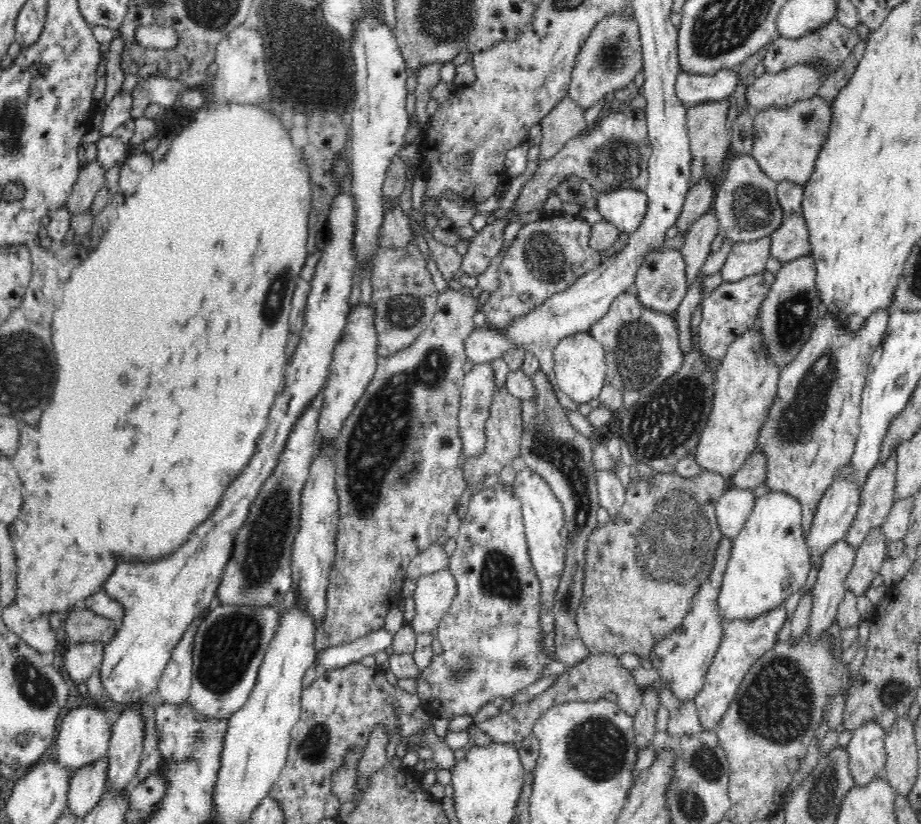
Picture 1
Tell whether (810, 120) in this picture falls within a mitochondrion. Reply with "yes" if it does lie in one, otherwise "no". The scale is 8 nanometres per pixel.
yes

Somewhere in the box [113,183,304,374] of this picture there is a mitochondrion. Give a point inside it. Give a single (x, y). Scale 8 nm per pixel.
(272, 297)

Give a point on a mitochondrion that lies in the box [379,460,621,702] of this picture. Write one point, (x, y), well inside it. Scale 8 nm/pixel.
(499, 578)

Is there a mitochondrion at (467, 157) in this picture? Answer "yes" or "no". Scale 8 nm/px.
yes

